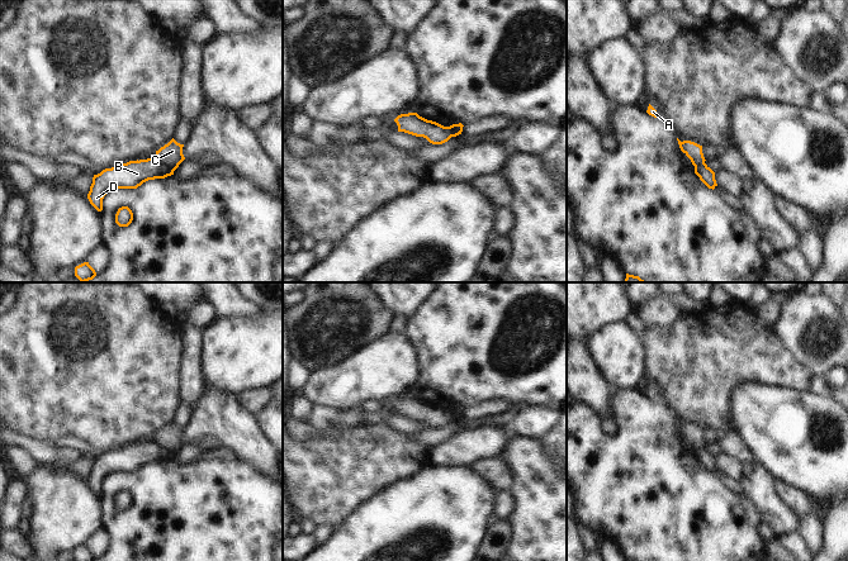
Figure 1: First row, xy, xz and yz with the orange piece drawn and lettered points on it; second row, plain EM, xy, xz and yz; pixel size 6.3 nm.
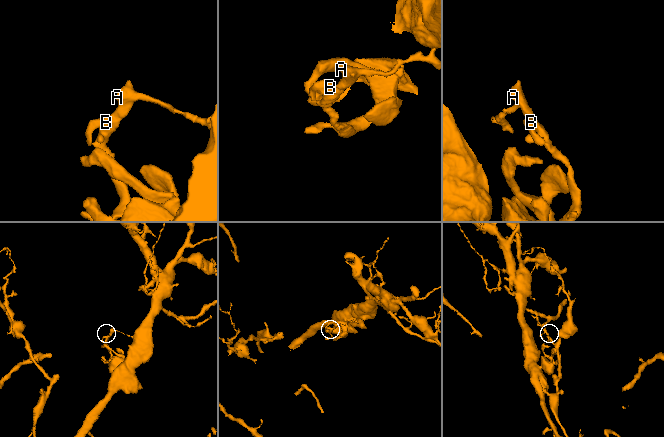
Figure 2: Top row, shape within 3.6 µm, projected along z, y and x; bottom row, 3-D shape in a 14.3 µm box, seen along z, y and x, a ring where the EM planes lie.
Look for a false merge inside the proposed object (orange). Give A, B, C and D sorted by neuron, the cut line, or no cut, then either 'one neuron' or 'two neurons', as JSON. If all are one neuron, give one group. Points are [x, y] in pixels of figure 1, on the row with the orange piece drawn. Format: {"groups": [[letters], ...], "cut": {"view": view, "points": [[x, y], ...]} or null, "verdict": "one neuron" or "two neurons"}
{"groups": [["A", "C"], ["B", "D"]], "cut": {"view": "xy", "points": [[156, 157], [173, 171]]}, "verdict": "two neurons"}

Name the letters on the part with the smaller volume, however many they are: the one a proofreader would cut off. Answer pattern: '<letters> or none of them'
A, C

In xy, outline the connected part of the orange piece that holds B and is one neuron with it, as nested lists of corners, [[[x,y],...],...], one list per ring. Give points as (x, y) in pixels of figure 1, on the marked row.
[[[157,158],[129,161],[94,175],[87,199],[98,211],[101,211],[103,199],[108,191],[137,189],[148,180],[165,179],[171,175],[174,171]]]

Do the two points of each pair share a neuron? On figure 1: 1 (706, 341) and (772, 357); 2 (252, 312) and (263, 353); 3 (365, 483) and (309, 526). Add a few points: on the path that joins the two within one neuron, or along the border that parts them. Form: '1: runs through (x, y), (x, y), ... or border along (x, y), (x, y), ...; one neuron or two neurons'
1: runs through (723, 347), (737, 347), (756, 355); one neuron
2: border along (264, 310), (255, 317), (223, 317); two neurons
3: border along (298, 519), (309, 519), (316, 526); two neurons

